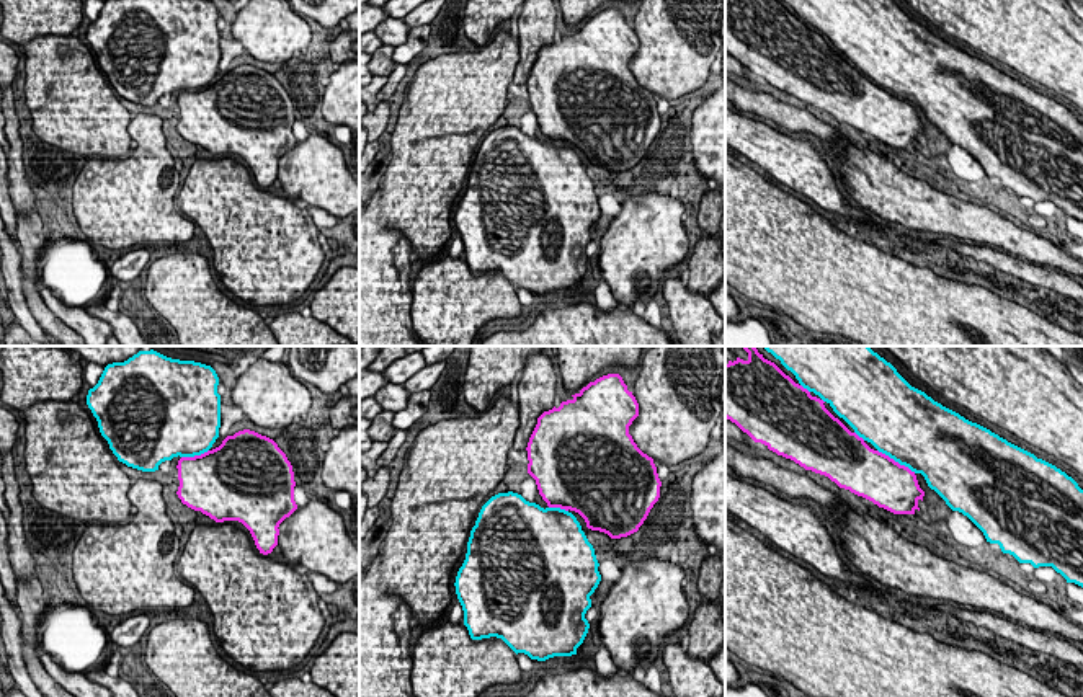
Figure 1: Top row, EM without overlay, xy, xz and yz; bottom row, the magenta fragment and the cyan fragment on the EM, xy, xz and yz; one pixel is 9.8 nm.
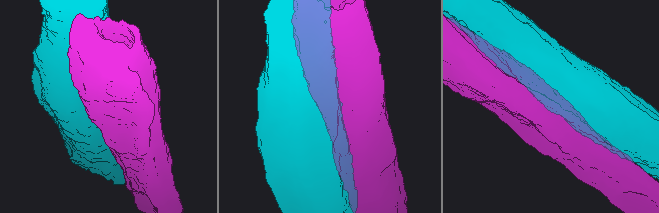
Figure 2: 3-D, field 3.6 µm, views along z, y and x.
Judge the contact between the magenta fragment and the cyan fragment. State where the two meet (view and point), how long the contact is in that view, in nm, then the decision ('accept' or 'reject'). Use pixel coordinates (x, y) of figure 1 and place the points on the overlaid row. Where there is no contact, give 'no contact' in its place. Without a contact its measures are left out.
contact yz (897, 462); length 440 nm; accept

